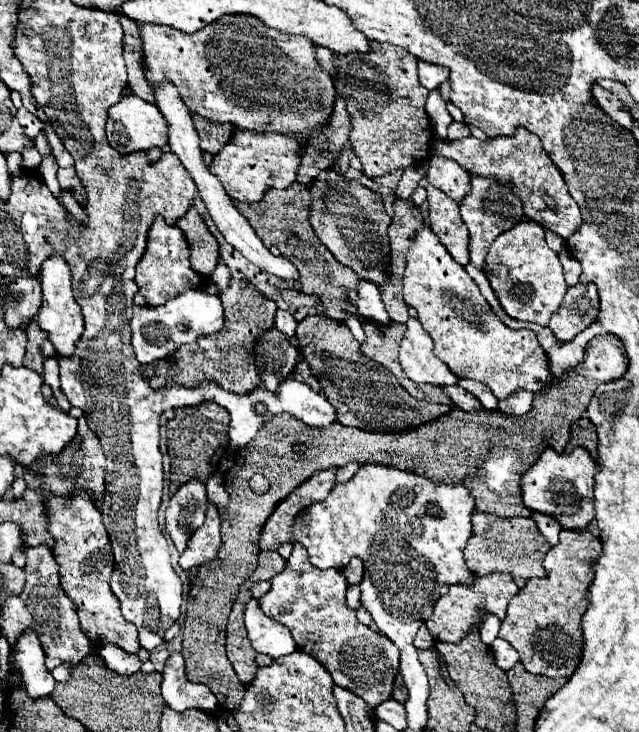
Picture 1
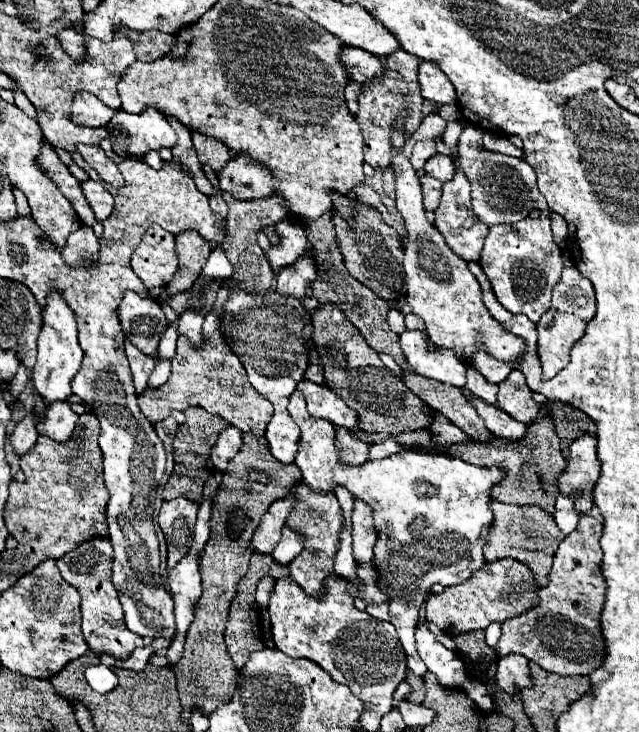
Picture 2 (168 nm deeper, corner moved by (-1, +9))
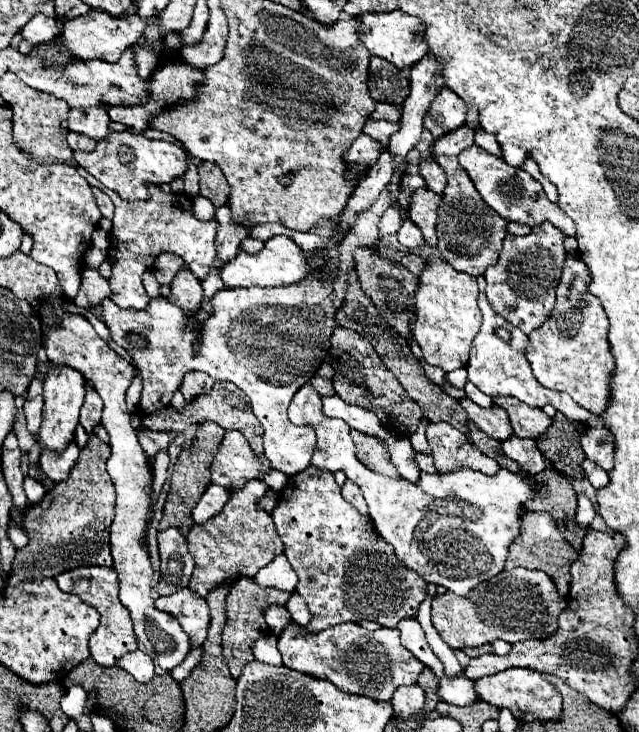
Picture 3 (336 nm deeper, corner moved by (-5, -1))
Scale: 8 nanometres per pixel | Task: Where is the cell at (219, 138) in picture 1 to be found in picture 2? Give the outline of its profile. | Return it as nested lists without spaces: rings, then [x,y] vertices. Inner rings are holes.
[[[193,132],[193,146],[197,150],[201,164],[209,164],[215,174],[223,168],[225,162],[231,160],[227,146],[219,144],[213,136],[203,136],[201,132]]]

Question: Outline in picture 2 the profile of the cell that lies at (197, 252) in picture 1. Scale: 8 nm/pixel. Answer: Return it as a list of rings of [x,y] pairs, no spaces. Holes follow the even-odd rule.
[[[183,230],[175,236],[175,240],[179,254],[179,270],[167,286],[169,296],[175,296],[177,292],[191,288],[211,254],[211,244],[207,244],[195,230]]]

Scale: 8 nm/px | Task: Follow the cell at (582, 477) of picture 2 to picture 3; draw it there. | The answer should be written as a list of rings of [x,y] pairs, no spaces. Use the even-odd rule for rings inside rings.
[[[597,426],[597,428],[589,428],[587,434],[583,436],[583,452],[589,460],[593,460],[595,464],[599,464],[603,470],[611,470],[613,468],[613,452],[615,452],[615,438],[613,434],[607,430],[607,426]]]

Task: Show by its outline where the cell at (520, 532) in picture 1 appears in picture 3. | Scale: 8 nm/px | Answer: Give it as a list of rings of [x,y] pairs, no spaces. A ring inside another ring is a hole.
[[[525,512],[521,526],[523,526],[523,534],[511,544],[509,558],[505,562],[505,570],[511,570],[515,566],[523,566],[523,568],[529,568],[529,570],[541,570],[555,580],[559,594],[567,596],[569,584],[571,584],[569,568],[571,568],[571,562],[577,558],[577,552],[563,538],[563,534],[557,528],[557,522],[547,512]]]

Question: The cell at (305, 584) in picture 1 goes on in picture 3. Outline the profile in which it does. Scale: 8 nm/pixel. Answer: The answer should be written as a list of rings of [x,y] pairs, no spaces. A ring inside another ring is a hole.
[[[289,622],[279,636],[279,652],[283,666],[309,674],[313,678],[329,680],[339,690],[349,694],[365,694],[373,700],[391,700],[399,686],[417,684],[421,670],[425,668],[401,642],[399,632],[391,628],[379,628],[369,632],[359,624],[339,624],[319,634],[307,634],[303,626]]]

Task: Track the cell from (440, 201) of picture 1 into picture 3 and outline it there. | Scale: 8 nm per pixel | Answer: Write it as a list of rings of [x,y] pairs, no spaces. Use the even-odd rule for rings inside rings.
[[[435,156],[435,162],[447,174],[447,186],[437,210],[437,248],[443,260],[455,270],[467,272],[469,276],[481,276],[499,260],[499,250],[507,236],[507,220],[499,218],[499,214],[483,202],[469,174],[459,166],[457,156]]]

